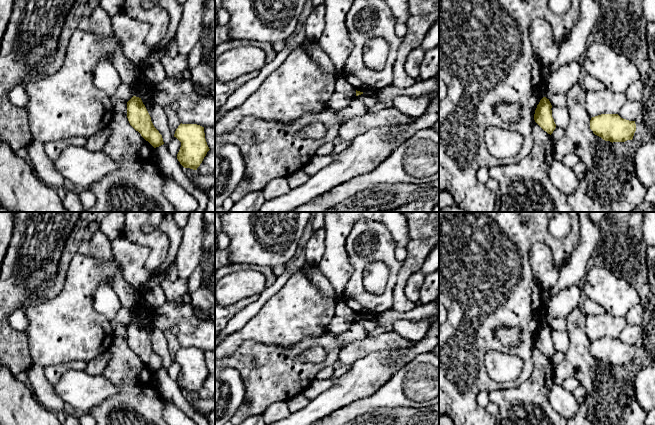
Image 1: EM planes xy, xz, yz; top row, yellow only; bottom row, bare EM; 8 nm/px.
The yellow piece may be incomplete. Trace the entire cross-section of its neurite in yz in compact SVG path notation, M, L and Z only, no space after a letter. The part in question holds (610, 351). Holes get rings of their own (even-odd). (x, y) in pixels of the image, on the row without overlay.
M601 338L591 342L590 353L605 365L625 366L633 363L636 348L618 338Z

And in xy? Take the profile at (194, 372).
M180 348L174 361L181 366L177 383L184 392L197 394L210 374L204 357L204 351L197 348Z

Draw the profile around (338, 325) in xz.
M335 315L328 325L327 332L333 335L339 335L349 330L352 324L344 318Z

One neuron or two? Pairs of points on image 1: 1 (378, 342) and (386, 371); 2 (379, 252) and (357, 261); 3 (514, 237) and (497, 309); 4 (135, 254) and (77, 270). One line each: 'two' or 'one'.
1: two
2: one
3: one
4: two

